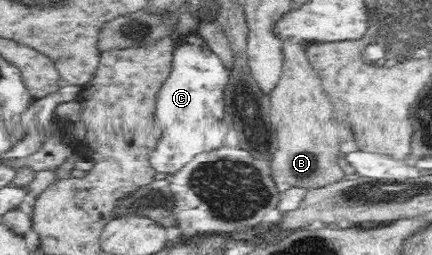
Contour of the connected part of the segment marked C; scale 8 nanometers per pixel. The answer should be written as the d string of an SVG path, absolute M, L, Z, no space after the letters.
M199 34L184 37L185 45L175 45L171 71L157 95L155 123L165 123L162 135L153 150L148 151L148 166L160 173L171 175L201 152L223 145L230 130L223 124L225 103L223 94L228 82L228 72L222 60Z

